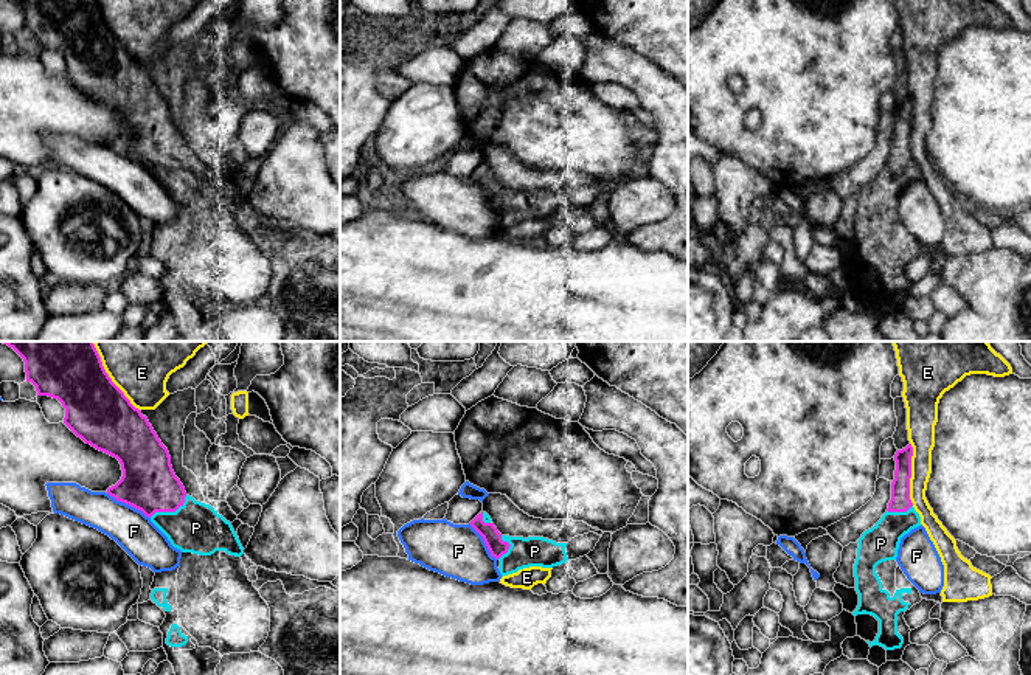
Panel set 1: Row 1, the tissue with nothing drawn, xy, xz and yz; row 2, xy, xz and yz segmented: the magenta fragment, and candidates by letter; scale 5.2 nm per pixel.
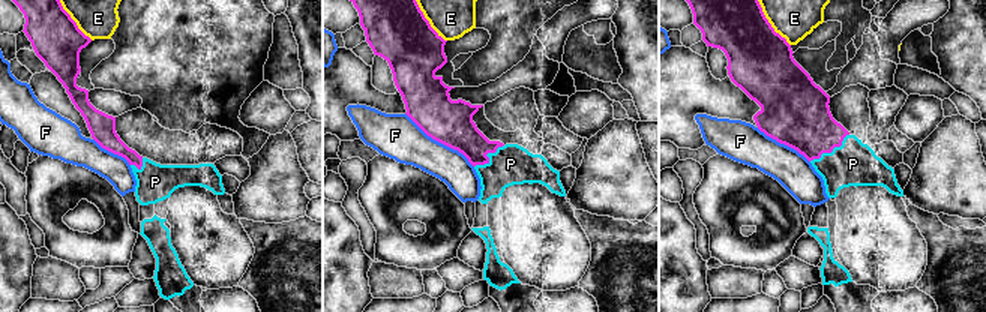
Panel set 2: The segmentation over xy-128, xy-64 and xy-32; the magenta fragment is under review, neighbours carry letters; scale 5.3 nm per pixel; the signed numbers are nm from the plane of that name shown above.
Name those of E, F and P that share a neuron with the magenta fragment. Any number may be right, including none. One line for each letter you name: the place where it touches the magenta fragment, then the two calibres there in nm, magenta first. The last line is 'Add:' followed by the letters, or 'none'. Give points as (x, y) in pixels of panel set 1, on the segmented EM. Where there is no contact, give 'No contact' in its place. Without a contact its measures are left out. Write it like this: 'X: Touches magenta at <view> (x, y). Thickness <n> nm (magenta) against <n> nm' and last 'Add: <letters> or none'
P: Touches magenta at xy (170, 511). Thickness 280 nm (magenta) against 260 nm
Add: P

